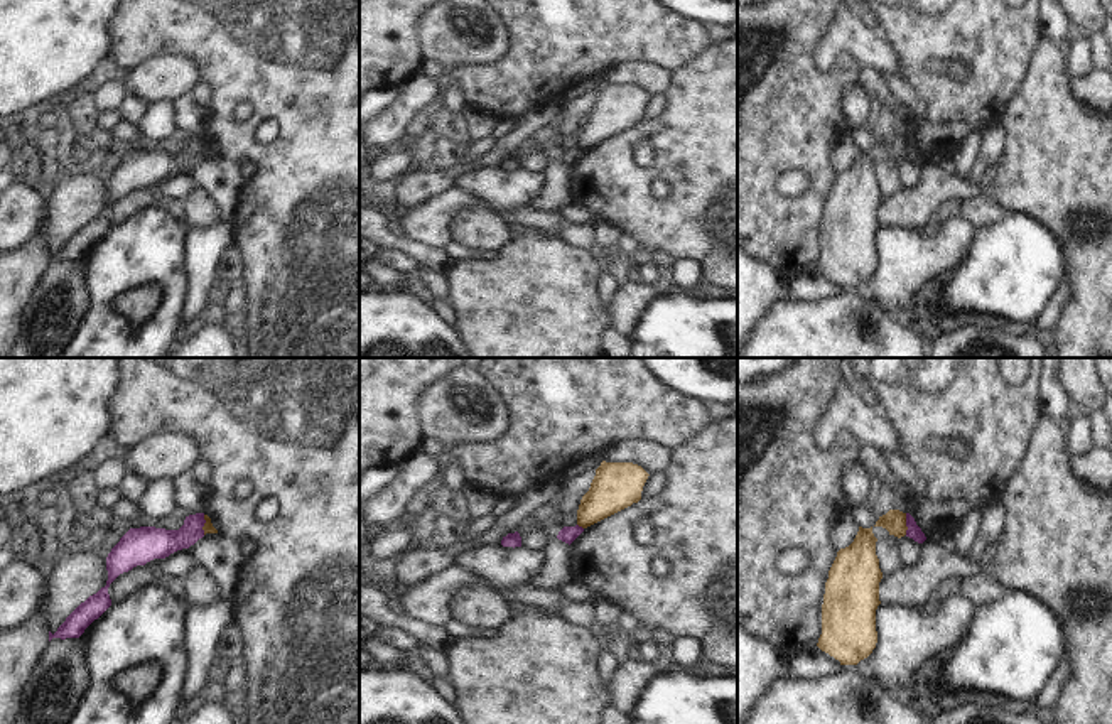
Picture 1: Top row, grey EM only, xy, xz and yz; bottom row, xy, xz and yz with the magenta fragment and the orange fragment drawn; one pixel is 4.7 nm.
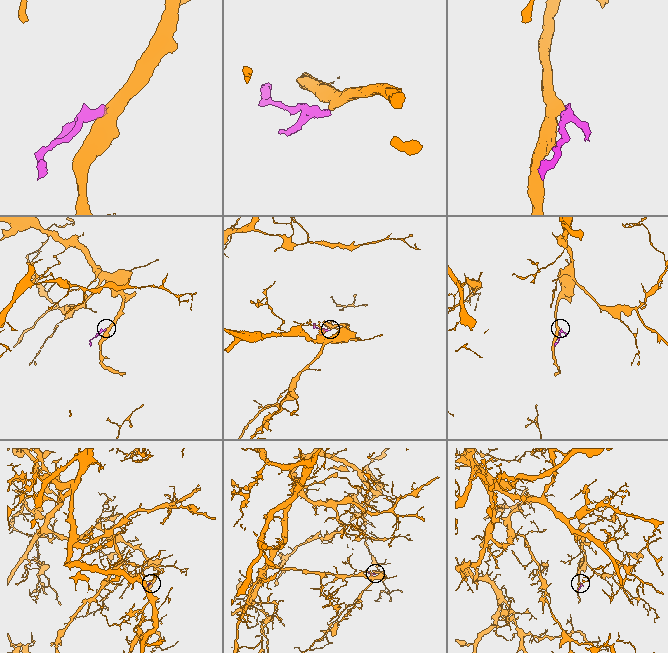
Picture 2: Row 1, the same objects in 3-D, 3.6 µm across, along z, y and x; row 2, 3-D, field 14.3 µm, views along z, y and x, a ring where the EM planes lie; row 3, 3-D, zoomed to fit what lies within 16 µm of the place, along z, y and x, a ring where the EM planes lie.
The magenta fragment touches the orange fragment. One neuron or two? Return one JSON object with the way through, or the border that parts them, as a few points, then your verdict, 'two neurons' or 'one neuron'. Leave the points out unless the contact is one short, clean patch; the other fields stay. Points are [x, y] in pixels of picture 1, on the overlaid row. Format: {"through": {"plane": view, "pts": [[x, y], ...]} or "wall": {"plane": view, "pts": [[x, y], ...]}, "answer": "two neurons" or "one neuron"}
{"wall": {"plane": "yz", "pts": [[905, 513], [906, 534]]}, "answer": "two neurons"}

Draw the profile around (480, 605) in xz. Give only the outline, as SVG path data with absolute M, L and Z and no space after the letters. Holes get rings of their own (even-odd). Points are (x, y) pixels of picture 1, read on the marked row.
M483 581L461 584L449 606L451 618L478 628L498 628L510 618L506 599Z

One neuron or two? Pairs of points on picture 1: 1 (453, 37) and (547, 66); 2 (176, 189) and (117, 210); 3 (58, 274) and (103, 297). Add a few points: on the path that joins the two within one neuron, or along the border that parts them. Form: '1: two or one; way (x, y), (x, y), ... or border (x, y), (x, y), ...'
1: two; border (500, 17), (508, 49), (490, 64), (468, 68)
2: one; way (161, 189), (149, 198), (132, 201)
3: two; border (81, 259), (88, 307), (76, 328)

